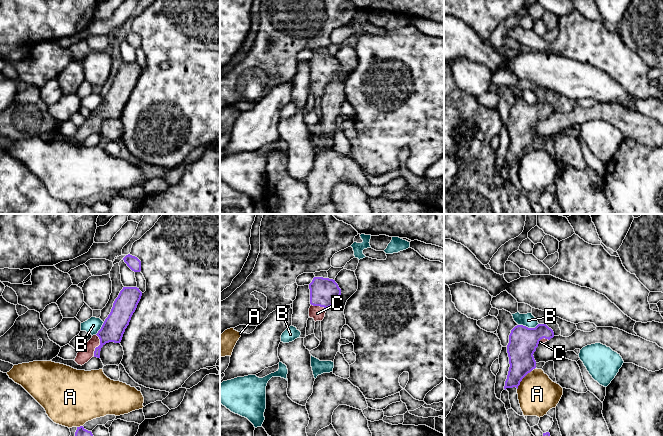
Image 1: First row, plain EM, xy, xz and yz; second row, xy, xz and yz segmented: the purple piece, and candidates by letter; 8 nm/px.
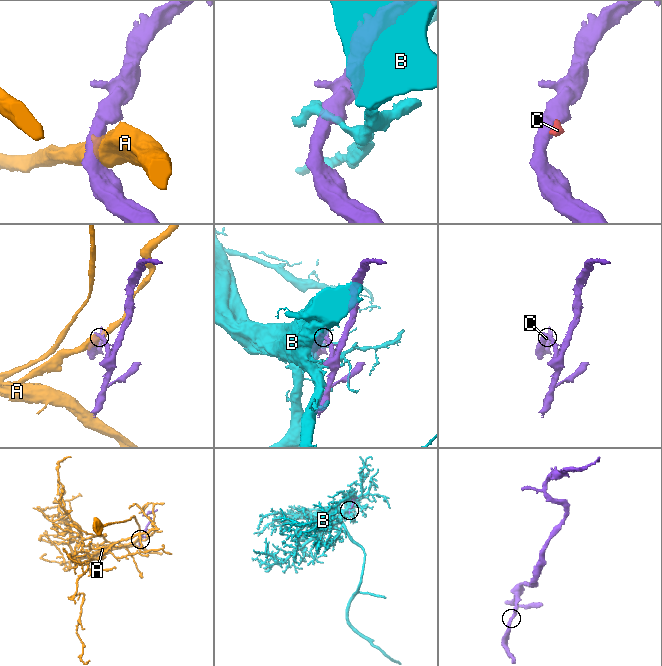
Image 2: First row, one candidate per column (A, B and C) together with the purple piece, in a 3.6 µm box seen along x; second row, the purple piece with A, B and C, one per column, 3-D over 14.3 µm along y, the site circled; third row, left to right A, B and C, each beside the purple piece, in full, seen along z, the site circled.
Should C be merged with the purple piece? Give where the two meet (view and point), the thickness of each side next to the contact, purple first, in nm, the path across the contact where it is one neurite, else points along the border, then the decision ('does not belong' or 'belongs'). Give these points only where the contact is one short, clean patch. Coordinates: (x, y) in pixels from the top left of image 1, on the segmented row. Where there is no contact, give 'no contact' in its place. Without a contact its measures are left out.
xy (99, 345) | 190/110 nm | across xy (113, 328), (99, 345), (85, 354) | belongs

